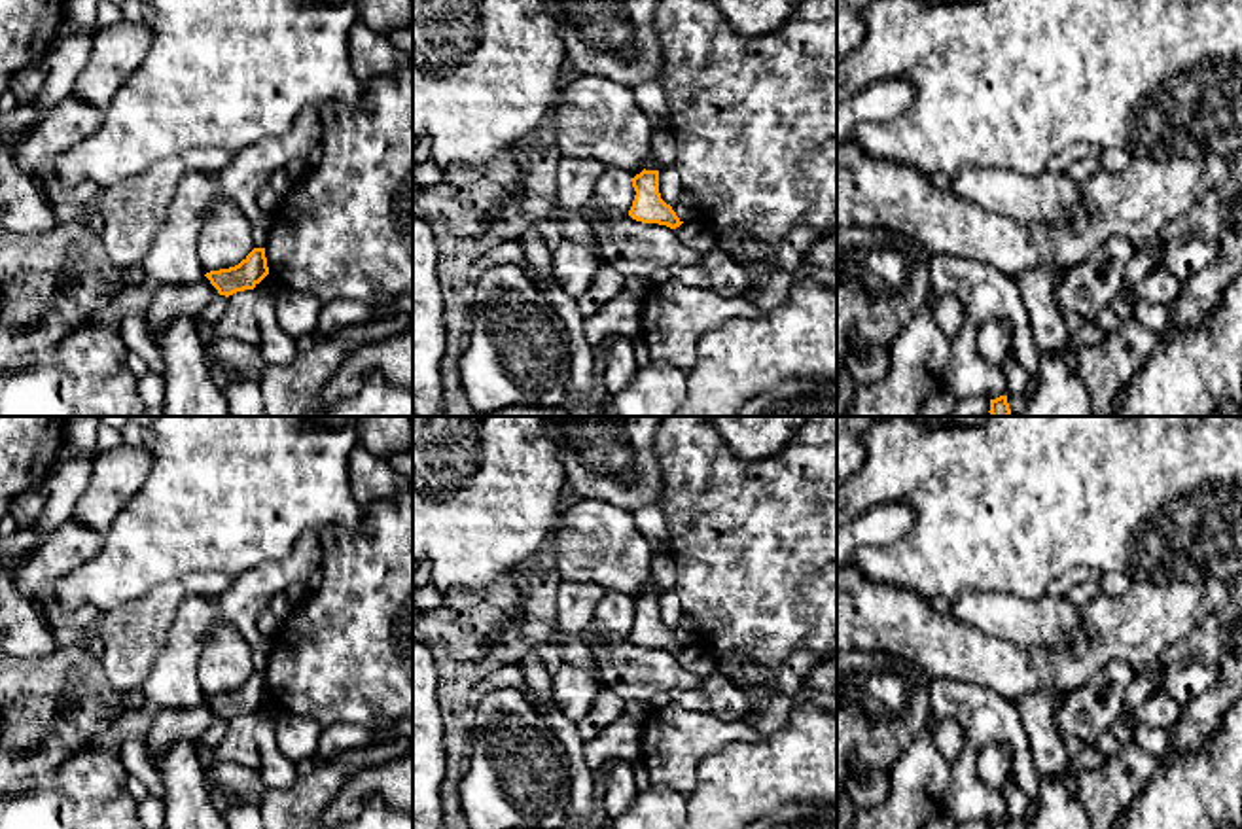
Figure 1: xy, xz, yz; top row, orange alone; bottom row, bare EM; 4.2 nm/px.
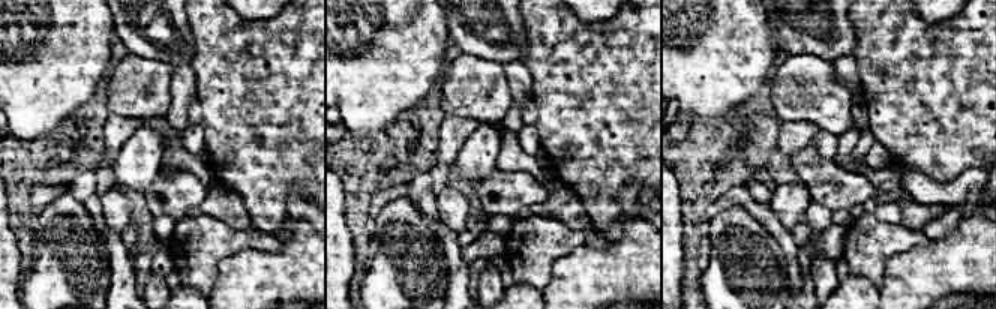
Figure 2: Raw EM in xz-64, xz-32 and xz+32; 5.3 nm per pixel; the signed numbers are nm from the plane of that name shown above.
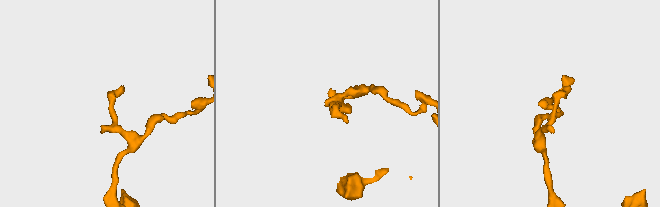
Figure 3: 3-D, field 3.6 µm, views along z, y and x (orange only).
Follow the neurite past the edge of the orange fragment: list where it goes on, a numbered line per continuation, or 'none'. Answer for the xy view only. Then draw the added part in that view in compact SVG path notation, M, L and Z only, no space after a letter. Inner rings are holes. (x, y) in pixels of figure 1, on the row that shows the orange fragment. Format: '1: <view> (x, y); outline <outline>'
none

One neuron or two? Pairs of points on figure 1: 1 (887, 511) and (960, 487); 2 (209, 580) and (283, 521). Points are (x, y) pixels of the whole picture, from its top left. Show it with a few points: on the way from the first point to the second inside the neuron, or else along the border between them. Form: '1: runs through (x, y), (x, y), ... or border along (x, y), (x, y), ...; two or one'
1: border along (909, 504), (915, 523), (887, 544); two
2: border along (233, 578), (222, 572), (192, 572), (184, 582); two

